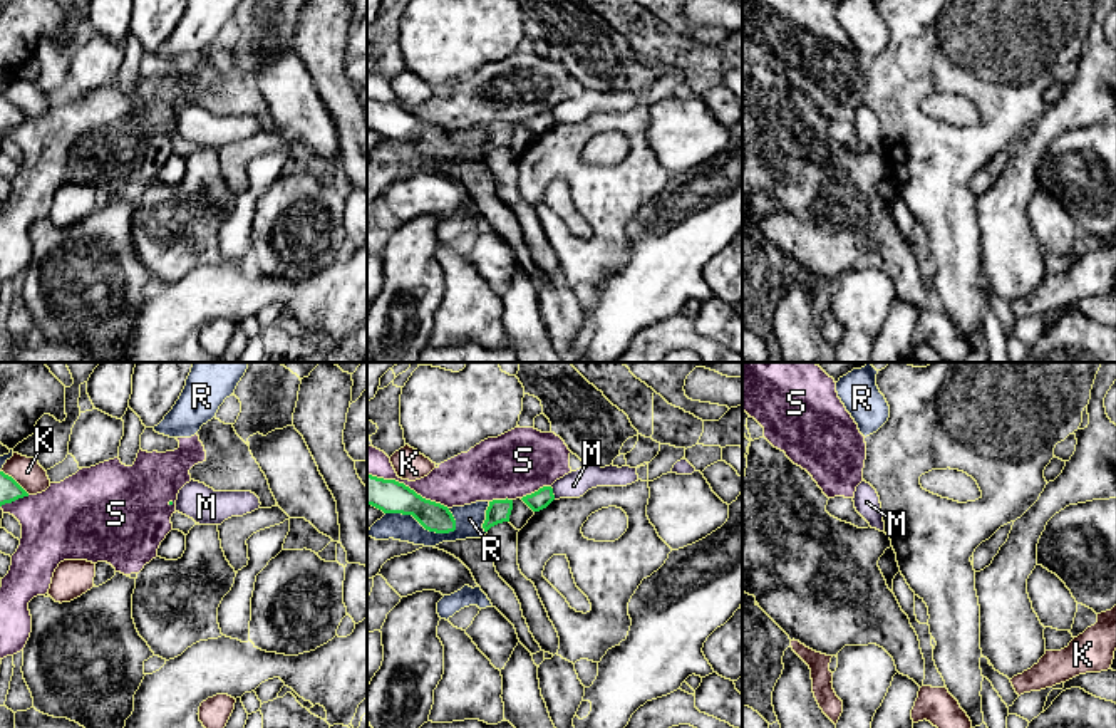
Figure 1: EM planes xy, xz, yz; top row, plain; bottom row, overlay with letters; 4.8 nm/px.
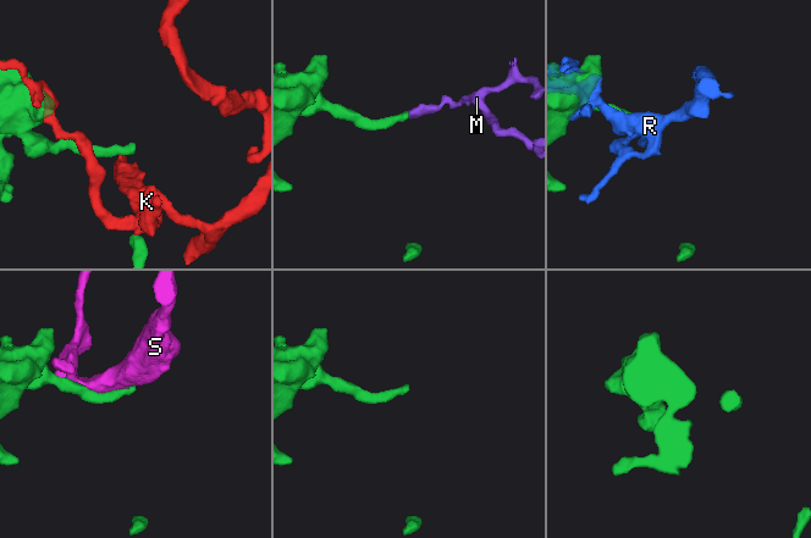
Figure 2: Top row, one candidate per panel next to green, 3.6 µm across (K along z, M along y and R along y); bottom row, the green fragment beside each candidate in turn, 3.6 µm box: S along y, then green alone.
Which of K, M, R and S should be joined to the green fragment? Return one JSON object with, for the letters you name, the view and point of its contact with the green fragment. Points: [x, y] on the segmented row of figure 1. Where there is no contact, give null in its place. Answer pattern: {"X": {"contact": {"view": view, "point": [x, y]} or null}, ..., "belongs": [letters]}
{"belongs": []}

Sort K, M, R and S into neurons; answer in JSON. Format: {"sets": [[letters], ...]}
{"sets": [["K"], ["M"], ["R"], ["S"]]}

